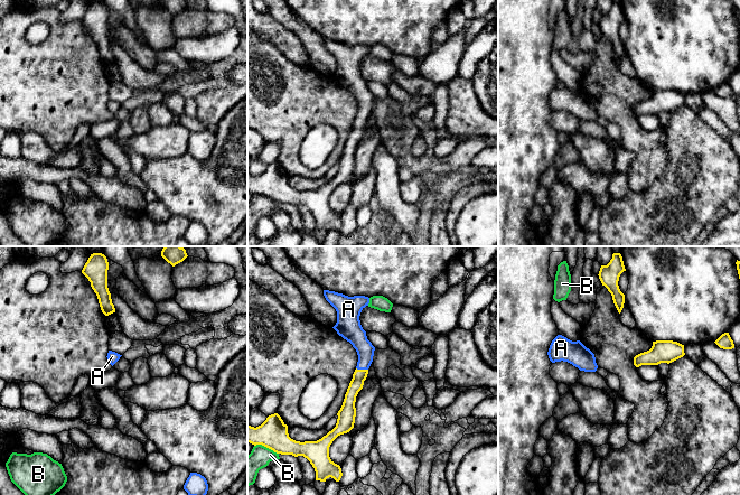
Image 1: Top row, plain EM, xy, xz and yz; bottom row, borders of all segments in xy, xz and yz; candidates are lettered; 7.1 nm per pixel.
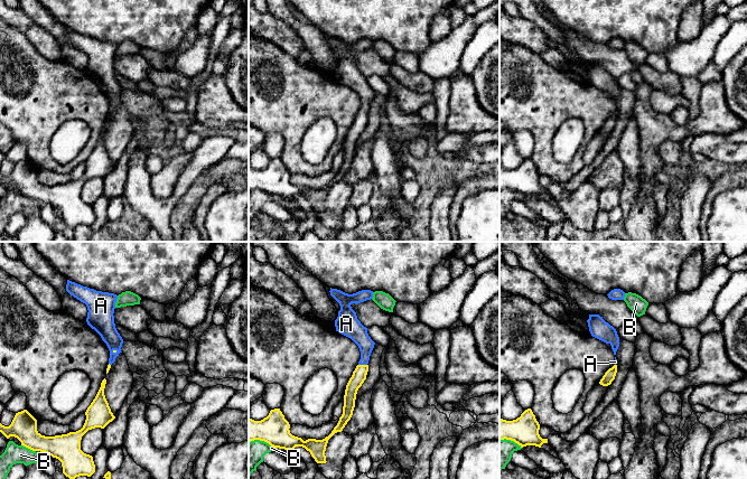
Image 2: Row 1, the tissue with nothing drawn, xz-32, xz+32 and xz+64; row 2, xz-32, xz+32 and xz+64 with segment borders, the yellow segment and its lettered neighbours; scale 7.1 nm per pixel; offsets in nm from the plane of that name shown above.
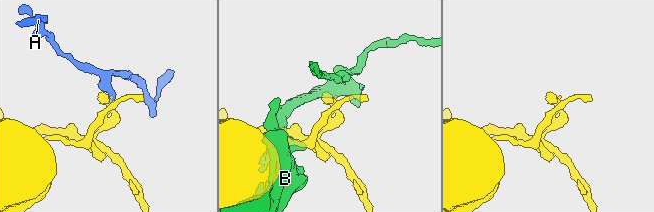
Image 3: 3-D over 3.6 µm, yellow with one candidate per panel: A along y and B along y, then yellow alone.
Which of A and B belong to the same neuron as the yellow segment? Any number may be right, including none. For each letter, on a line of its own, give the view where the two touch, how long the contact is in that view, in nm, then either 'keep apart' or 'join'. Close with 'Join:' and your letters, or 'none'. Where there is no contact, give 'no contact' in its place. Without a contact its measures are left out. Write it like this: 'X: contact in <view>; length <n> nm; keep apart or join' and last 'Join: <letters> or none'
A: contact in xz; length 90 nm; join
B: contact in xz; length 190 nm; keep apart
Join: A

